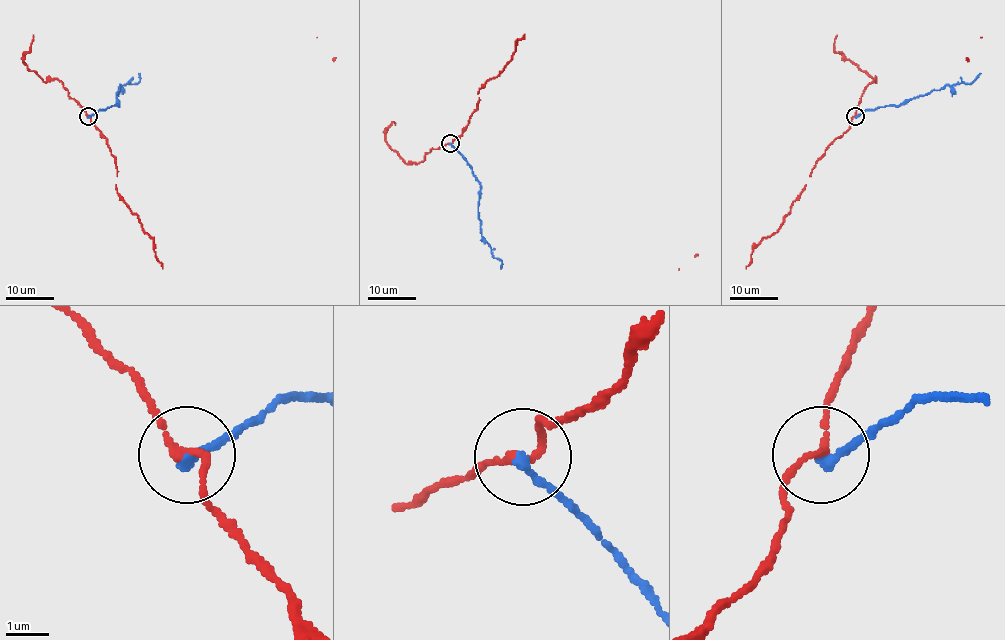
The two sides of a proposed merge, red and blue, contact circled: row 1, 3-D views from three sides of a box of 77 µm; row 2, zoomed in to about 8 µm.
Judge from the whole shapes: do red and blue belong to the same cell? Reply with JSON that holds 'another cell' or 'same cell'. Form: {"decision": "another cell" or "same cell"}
{"decision": "another cell"}

